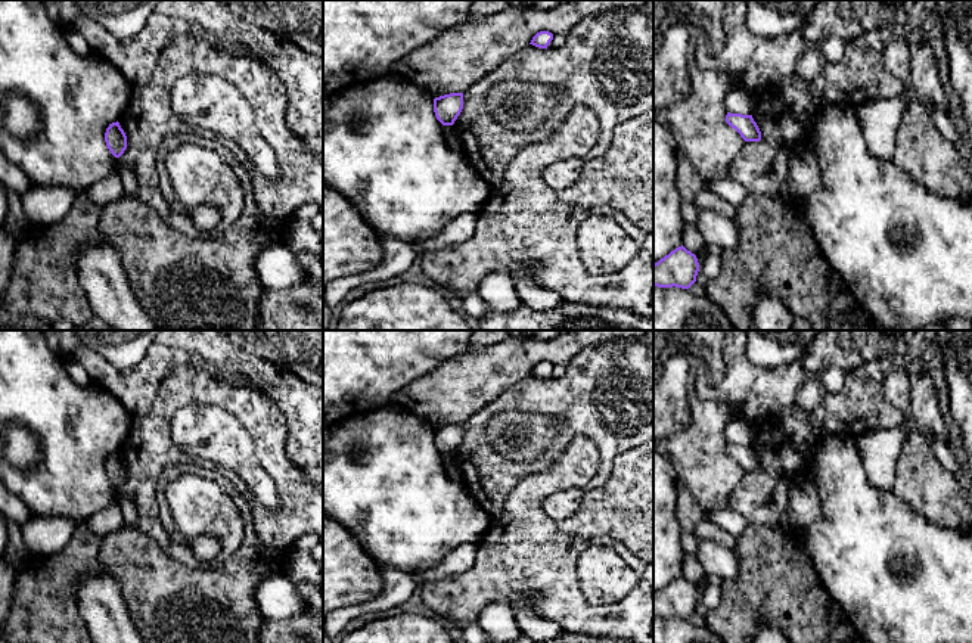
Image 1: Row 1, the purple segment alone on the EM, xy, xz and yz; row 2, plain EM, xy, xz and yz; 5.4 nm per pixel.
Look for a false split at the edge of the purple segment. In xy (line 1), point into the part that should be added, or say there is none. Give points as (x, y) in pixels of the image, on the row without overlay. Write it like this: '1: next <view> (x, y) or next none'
1: next none

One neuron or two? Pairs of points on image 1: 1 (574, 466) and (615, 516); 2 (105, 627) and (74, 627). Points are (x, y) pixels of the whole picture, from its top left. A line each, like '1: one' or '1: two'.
1: two
2: two

